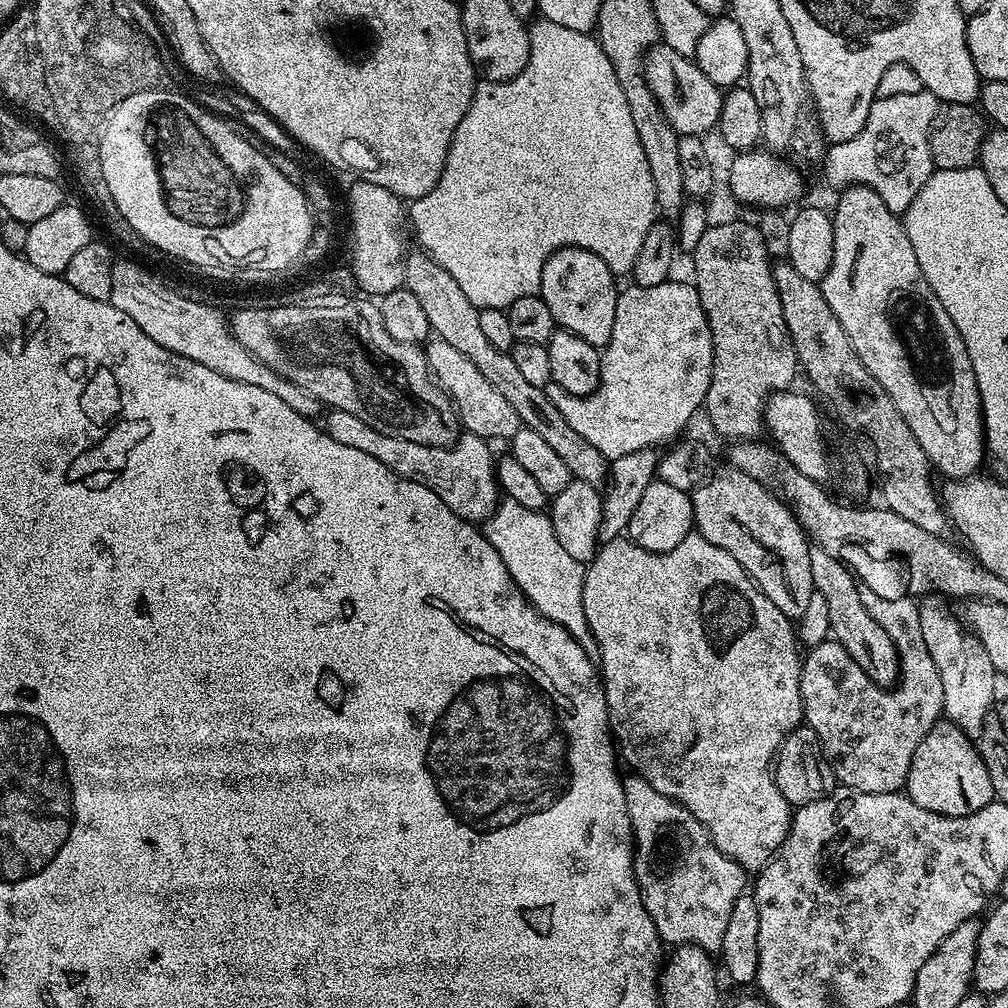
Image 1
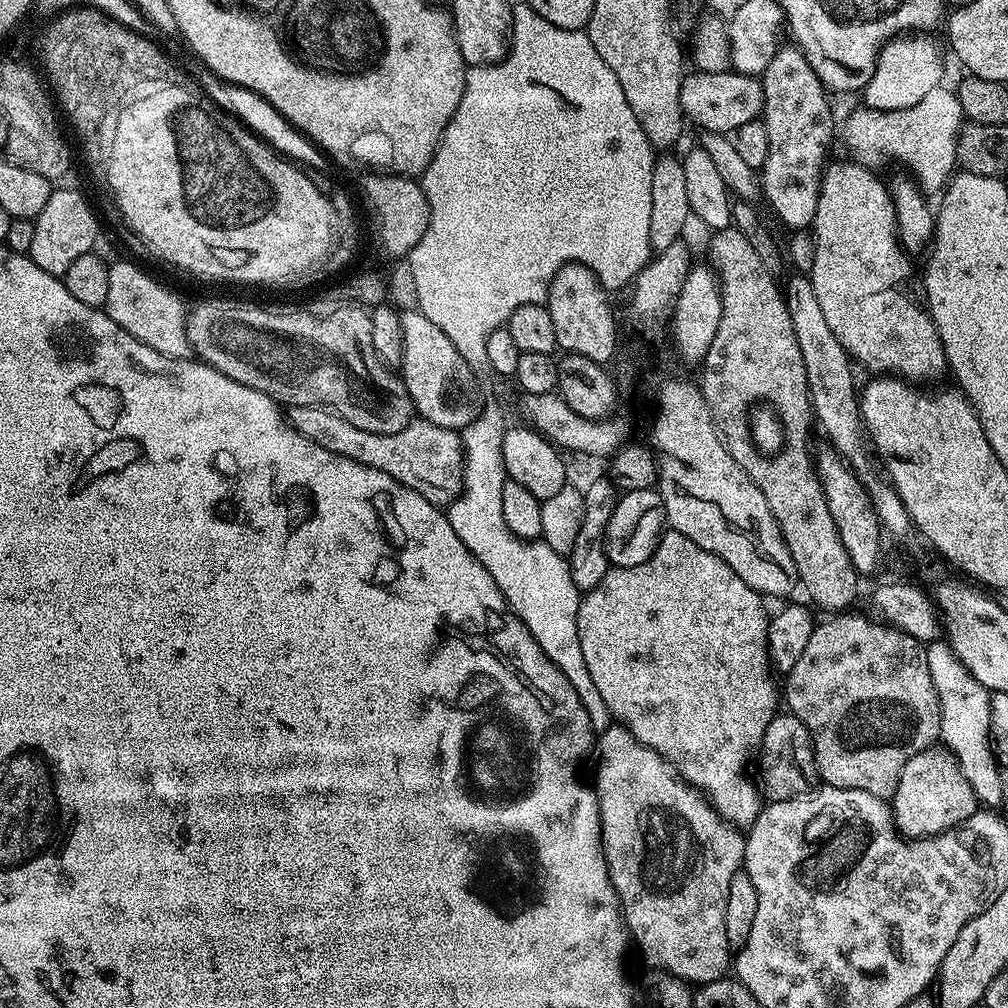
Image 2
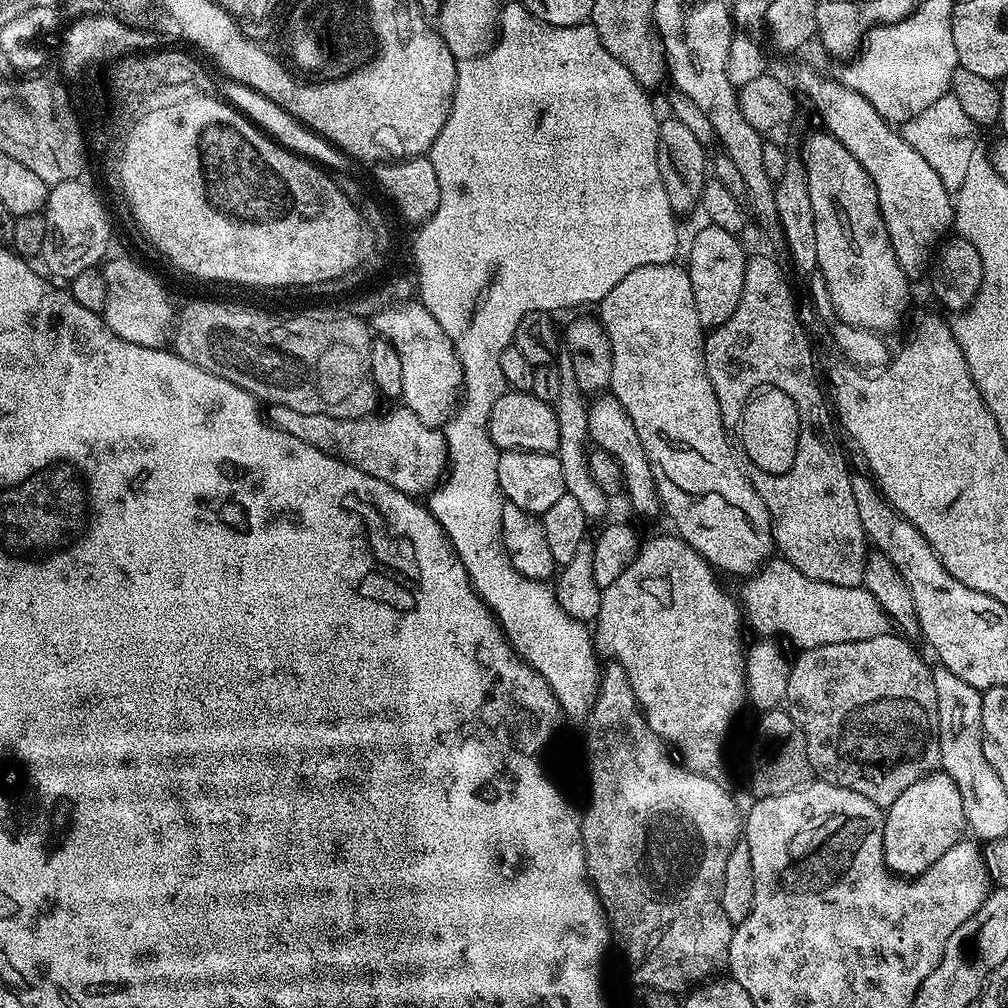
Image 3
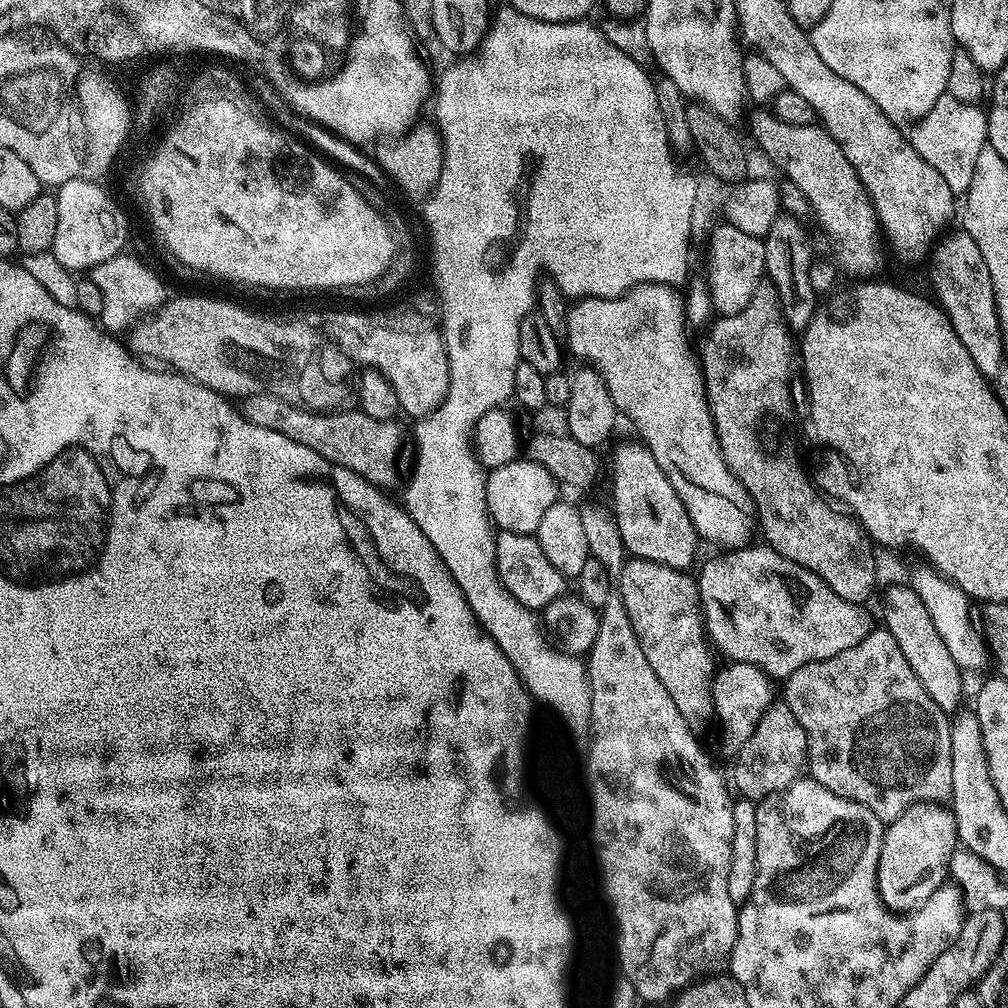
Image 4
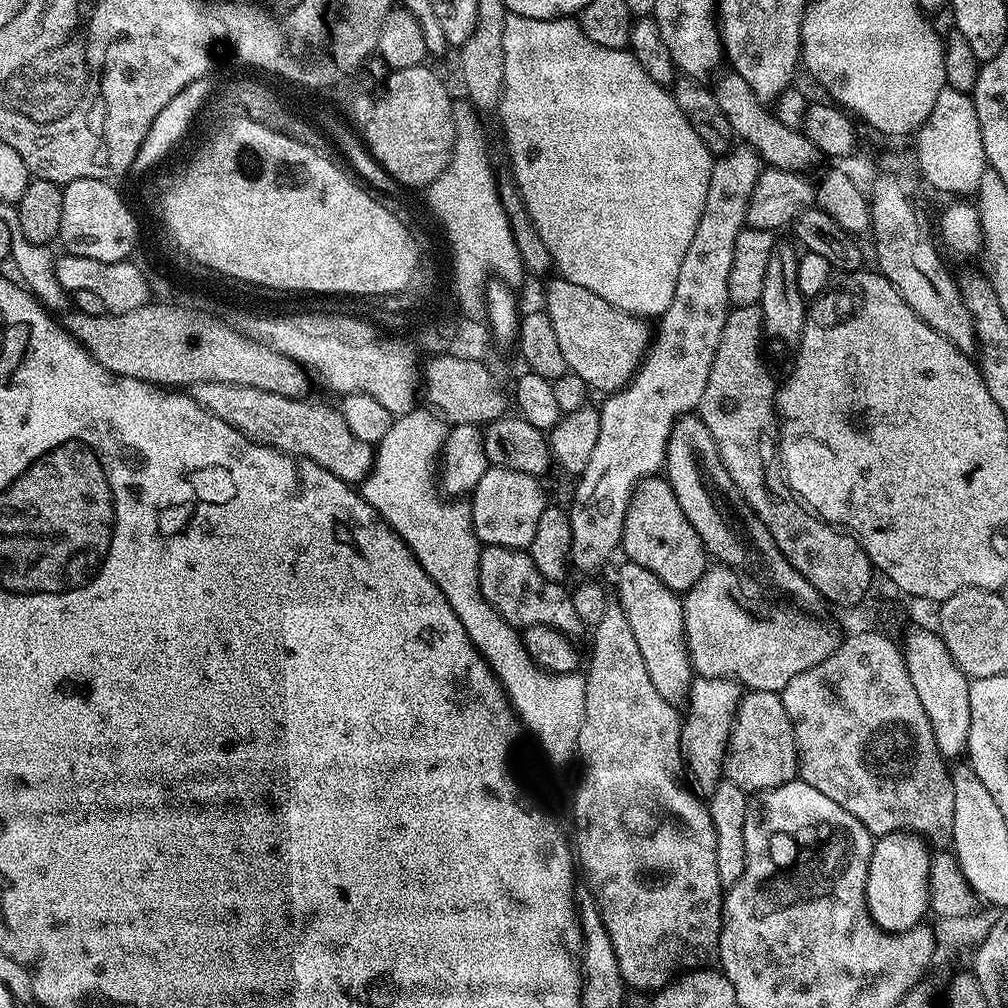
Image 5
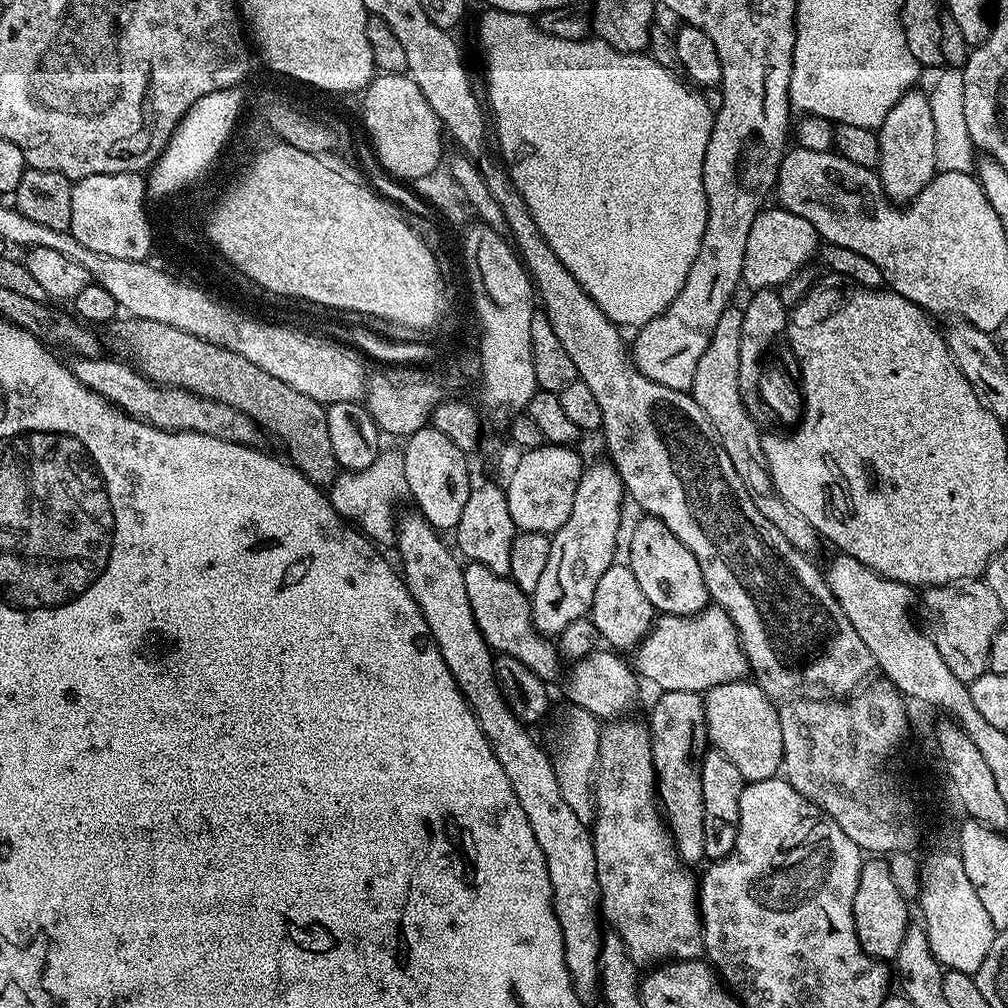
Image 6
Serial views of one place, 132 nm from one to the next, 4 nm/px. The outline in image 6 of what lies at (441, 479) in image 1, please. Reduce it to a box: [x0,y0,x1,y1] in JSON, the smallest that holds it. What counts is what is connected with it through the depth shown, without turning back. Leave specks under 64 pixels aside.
[71,356,262,445]

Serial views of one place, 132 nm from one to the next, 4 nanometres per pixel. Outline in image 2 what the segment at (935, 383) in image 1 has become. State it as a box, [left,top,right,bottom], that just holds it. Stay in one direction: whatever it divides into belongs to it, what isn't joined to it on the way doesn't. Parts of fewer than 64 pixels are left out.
[810,158,948,386]

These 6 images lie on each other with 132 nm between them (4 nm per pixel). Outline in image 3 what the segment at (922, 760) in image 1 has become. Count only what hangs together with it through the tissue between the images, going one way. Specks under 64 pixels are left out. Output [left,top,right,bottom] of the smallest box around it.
[884,770,968,878]

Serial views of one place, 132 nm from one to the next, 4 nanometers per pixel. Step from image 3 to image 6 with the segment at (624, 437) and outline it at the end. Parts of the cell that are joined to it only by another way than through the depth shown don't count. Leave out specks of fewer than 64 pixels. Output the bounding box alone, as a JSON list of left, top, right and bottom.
[626,514,710,616]

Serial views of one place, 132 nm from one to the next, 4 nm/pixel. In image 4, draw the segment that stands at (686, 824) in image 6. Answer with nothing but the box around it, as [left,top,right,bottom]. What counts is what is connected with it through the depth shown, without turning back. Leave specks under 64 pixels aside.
[712,662,774,758]

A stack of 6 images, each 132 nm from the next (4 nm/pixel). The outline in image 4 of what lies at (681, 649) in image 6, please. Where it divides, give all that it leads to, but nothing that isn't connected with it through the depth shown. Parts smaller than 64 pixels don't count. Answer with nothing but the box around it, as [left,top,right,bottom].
[700,542,874,678]

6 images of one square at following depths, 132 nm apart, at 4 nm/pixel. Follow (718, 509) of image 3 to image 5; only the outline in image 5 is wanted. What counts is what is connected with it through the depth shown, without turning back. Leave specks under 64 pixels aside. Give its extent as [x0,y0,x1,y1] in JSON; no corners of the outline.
[542,278,649,394]

